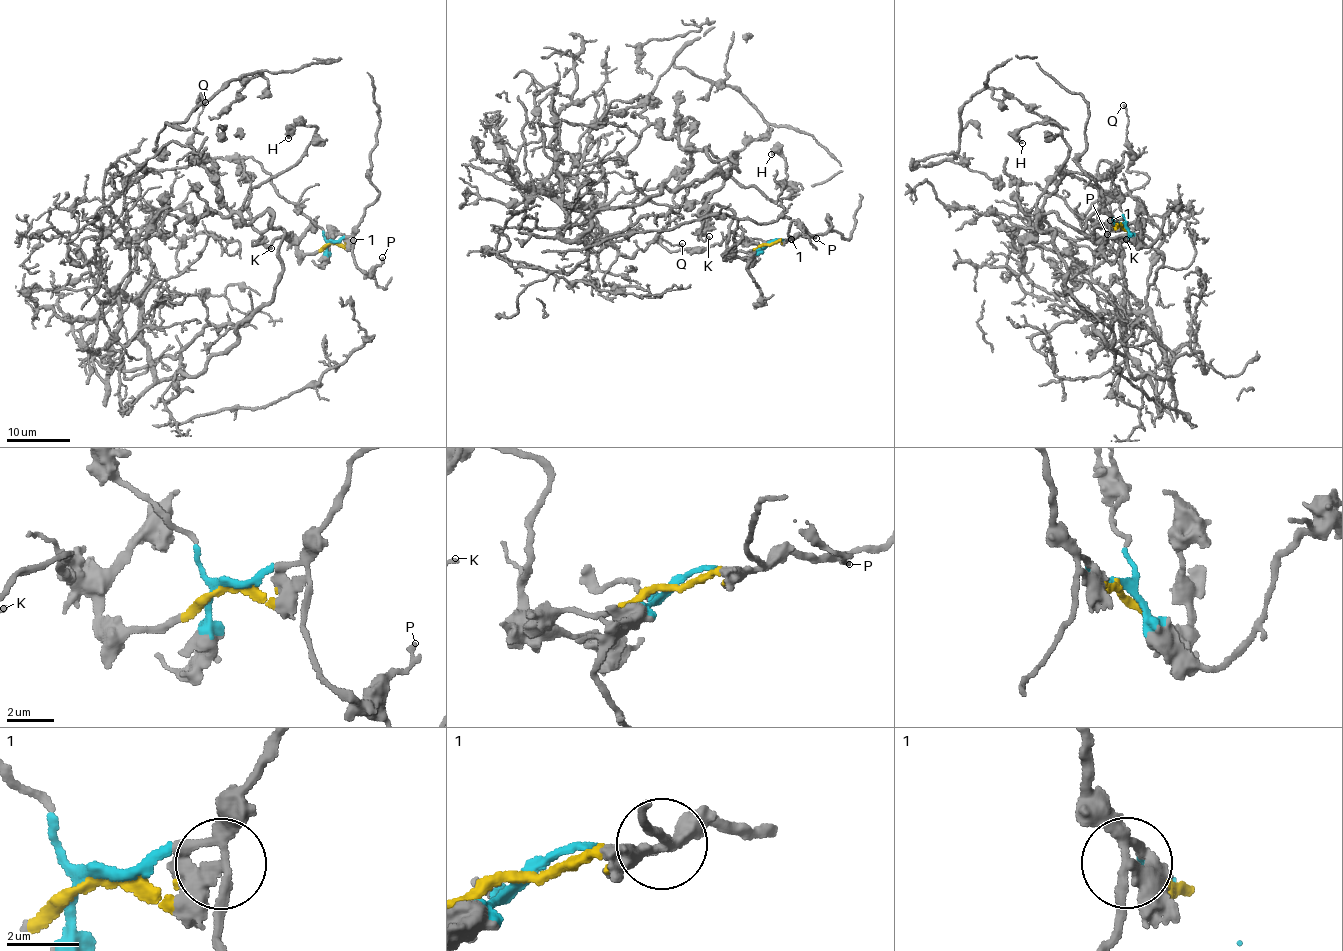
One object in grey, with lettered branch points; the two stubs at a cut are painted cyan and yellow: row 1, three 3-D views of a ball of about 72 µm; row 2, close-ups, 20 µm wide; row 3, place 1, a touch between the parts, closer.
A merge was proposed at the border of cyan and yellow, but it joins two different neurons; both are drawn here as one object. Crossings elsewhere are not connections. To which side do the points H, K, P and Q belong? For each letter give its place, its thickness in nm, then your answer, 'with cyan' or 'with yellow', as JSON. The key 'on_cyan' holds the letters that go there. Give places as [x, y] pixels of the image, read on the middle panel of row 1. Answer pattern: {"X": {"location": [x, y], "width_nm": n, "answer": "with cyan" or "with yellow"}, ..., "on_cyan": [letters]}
{"H": {"location": [771, 154], "width_nm": 280, "answer": "with yellow"}, "K": {"location": [709, 236], "width_nm": 150, "answer": "with yellow"}, "P": {"location": [816, 238], "width_nm": 200, "answer": "with cyan"}, "Q": {"location": [682, 243], "width_nm": 140, "answer": "with cyan"}, "on_cyan": ["P", "Q"]}

